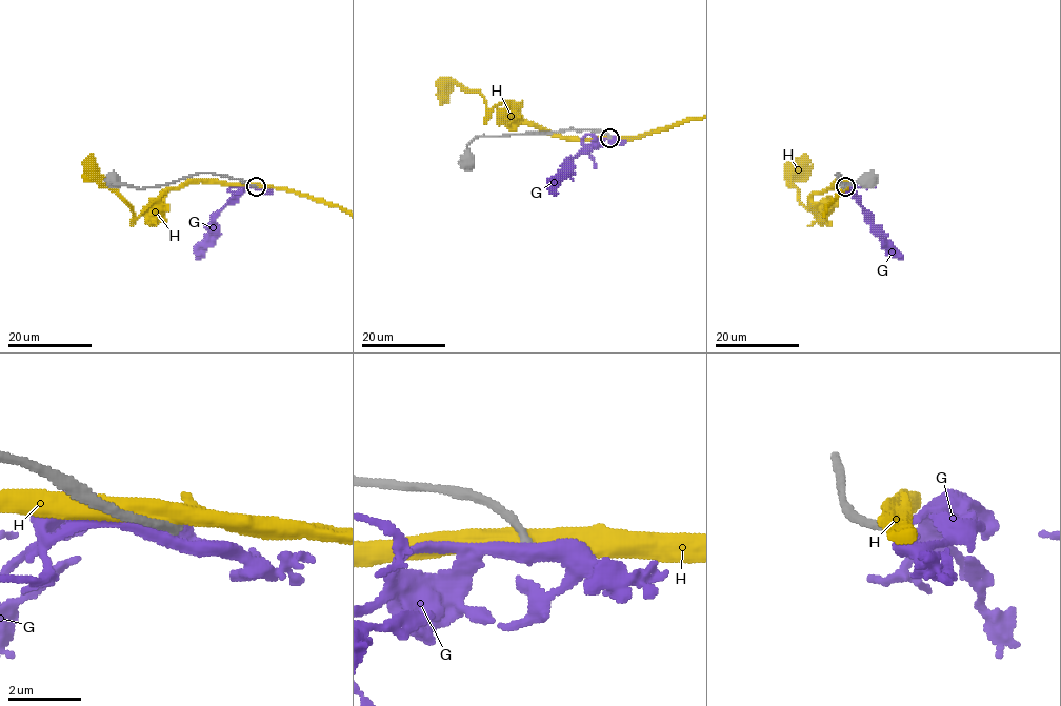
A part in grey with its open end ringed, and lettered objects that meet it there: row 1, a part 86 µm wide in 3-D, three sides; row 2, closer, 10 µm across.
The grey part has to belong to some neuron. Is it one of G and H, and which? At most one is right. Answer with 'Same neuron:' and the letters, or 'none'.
Same neuron: none

